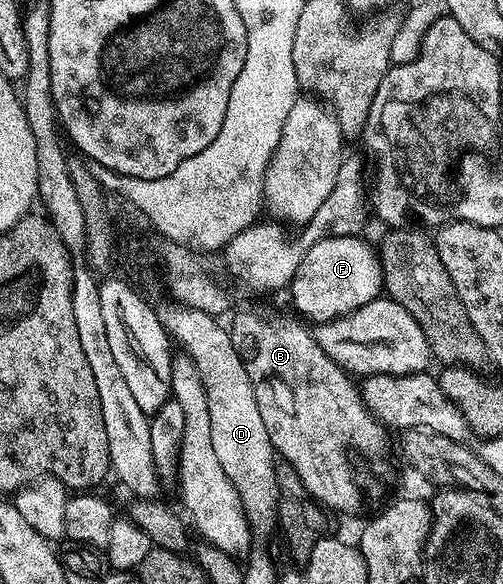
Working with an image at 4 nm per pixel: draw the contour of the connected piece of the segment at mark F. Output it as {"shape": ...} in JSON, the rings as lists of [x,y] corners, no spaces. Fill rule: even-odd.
{"shape":[[[361,235],[329,236],[307,250],[288,285],[288,292],[294,295],[293,311],[299,317],[315,320],[315,325],[321,326],[379,299],[383,291],[382,267],[377,251],[362,239]]]}

